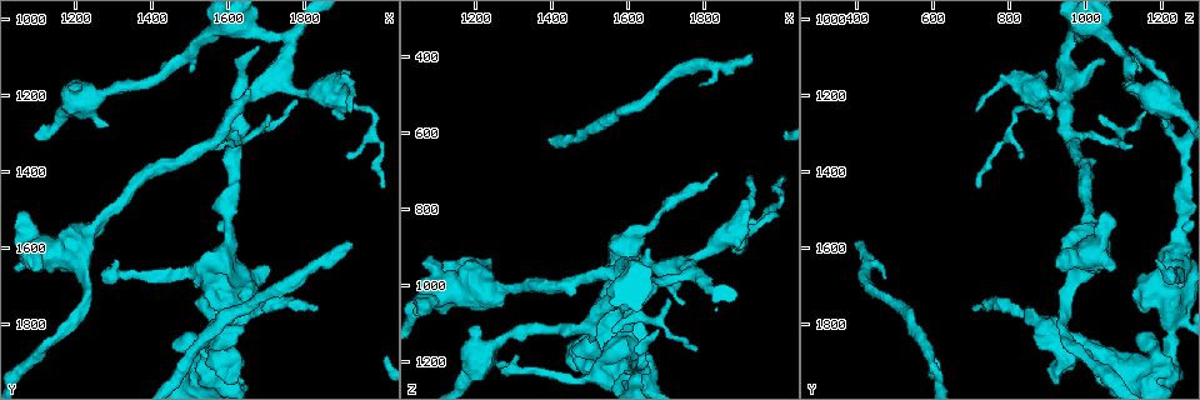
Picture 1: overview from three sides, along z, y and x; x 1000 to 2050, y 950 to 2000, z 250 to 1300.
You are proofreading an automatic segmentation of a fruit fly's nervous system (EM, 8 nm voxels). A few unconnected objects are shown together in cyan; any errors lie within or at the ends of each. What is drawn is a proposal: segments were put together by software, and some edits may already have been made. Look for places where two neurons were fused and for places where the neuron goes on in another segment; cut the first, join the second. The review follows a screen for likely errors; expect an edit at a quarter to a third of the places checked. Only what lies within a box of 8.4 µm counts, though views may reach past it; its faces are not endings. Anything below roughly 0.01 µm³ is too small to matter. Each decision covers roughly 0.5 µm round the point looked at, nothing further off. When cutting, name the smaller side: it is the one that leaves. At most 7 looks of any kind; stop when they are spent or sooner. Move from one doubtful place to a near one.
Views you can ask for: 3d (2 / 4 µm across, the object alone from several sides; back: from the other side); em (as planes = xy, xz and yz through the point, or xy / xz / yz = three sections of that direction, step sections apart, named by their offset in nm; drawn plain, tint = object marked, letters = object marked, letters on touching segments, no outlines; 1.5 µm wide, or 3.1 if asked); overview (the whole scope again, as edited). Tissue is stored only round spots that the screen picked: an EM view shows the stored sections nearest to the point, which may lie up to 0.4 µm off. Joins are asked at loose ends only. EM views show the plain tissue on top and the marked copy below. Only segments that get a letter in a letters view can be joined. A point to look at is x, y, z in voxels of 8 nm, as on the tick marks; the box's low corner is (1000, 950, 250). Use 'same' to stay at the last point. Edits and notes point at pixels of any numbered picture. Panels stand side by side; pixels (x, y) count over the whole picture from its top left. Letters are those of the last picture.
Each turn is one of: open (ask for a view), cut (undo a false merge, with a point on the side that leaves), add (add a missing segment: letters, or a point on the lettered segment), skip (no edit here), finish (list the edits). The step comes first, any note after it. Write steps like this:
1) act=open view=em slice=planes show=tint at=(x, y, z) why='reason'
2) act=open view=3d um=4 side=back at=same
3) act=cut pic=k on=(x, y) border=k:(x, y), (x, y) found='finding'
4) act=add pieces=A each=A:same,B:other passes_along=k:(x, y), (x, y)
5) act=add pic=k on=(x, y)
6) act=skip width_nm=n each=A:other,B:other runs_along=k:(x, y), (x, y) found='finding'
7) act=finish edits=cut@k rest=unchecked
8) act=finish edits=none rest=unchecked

act=open view=em slice=planes show=letters at=(1460, 1925, 1195) why='stops while still wide'

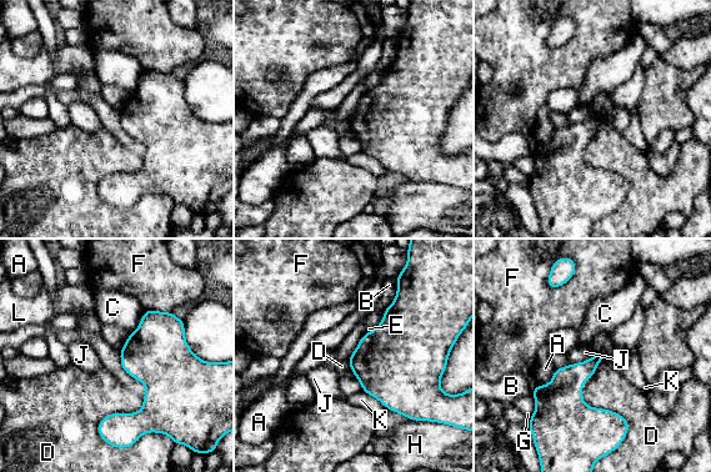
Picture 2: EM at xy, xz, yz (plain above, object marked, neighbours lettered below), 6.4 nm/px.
act=skip longest_contact=D:420nm each=A:other,B:other,C:other,D:other,E:other,F:other,G:other,H:other,J:other,K:other,L:other found='no lettered segment goes on from it'

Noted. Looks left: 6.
act=open view=3d um=4 at=(1915, 1590, 390) why='an open end'

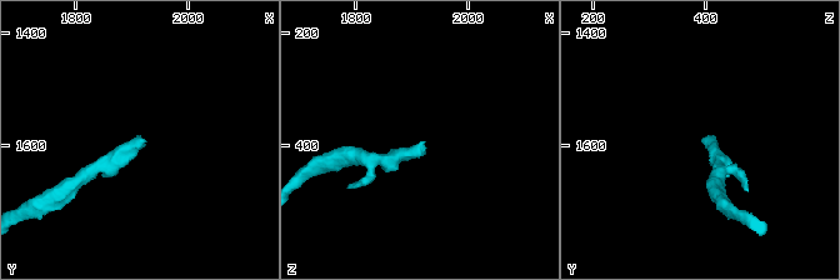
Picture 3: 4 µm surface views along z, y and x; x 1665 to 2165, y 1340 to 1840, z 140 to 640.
act=open view=em slice=planes show=letters at=(1920, 1590, 395) why='shape alone is not enough'

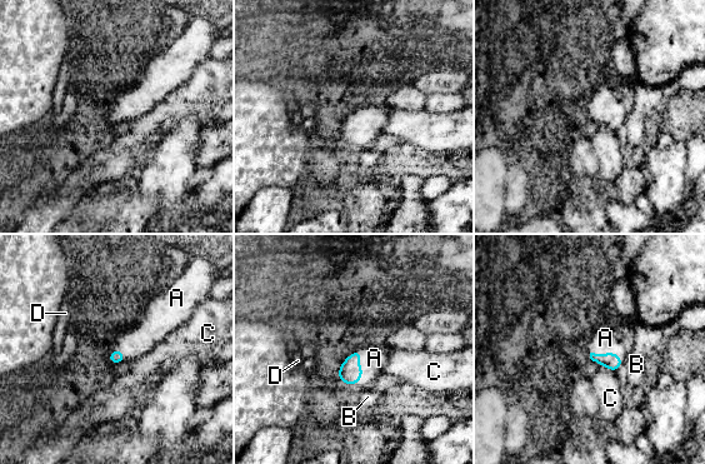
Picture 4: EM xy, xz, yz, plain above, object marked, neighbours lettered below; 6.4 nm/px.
act=add pieces=A each=A:same,B:other,C:other,D:other passes_along=4:(350, 372), (363, 372), (374, 358) found='the neuron continues'

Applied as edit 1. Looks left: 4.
act=open view=overview

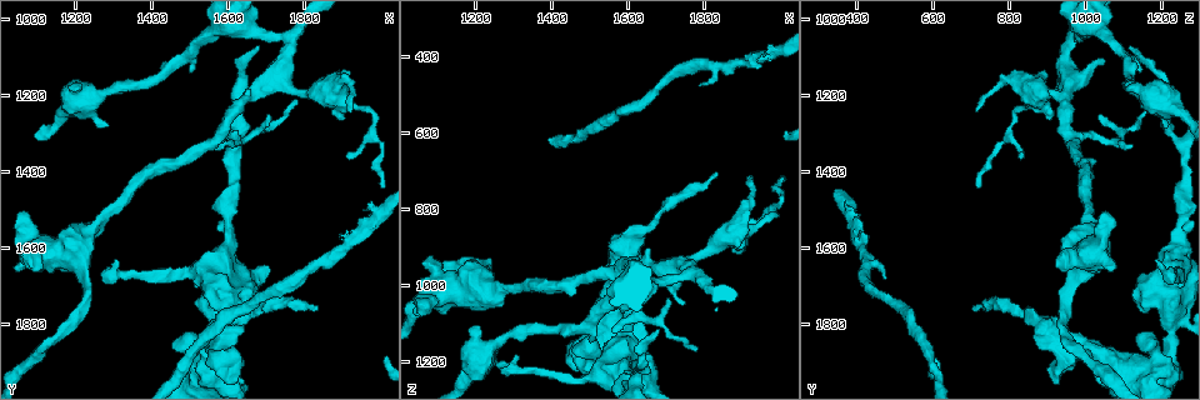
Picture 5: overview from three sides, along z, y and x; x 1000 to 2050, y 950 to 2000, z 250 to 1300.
act=open view=3d um=4 at=(1310, 1645, 1175) why='free end'

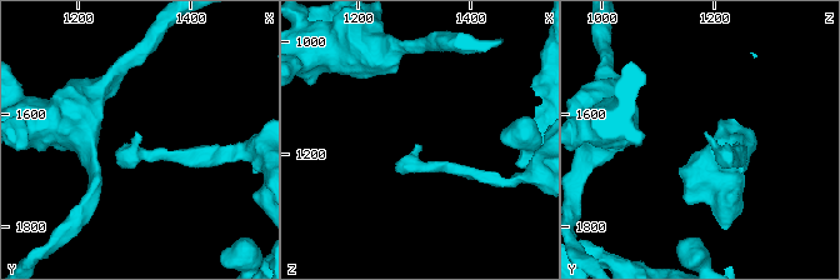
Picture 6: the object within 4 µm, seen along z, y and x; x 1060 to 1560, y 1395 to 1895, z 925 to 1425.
act=open view=em slice=planes show=letters at=(1305, 1640, 1180)

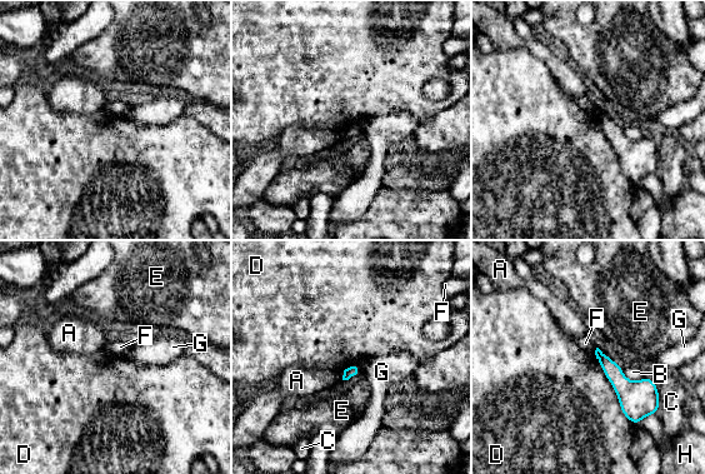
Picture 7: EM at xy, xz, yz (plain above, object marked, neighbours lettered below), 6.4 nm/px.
act=skip each=A:other,B:other,C:other,D:other,E:other,F:other,G:other,H:other border=7:(594, 353), (620, 412), (634, 427) found='none of them fits'

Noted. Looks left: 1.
act=finish edits=add@4 rest=unchecked

